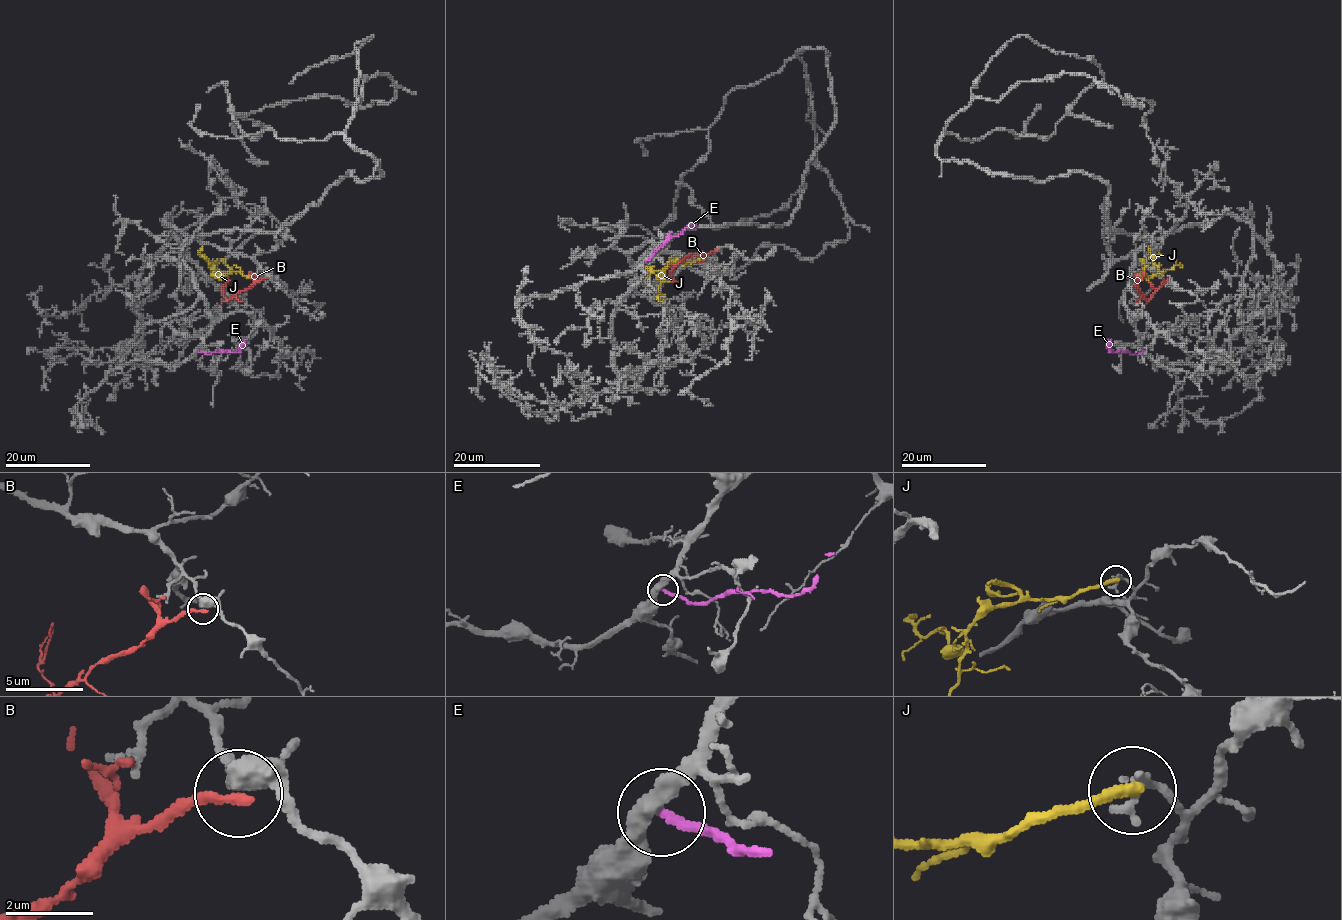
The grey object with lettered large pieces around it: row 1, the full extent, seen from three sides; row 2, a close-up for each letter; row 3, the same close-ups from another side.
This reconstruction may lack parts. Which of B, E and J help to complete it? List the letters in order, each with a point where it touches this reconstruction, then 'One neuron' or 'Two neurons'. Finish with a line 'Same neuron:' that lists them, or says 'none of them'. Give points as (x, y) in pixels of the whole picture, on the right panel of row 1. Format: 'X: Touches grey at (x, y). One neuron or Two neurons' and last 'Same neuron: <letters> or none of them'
B: Touches grey at (1133, 278). Two neurons
E: Touches grey at (1143, 350). Two neurons
J: Touches grey at (1139, 274). Two neurons
Same neuron: none of them

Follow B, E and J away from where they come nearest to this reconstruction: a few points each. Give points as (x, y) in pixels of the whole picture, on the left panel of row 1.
B: (266, 277), (227, 301), (222, 293), (227, 278)
E: (197, 350), (207, 353), (236, 351), (247, 339)
J: (256, 274), (244, 276), (230, 272), (218, 277), (210, 266), (213, 268), (219, 264)

